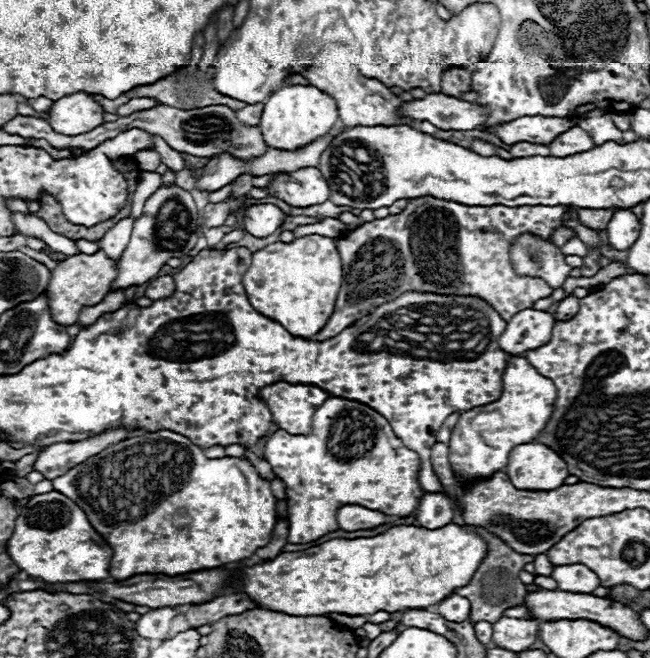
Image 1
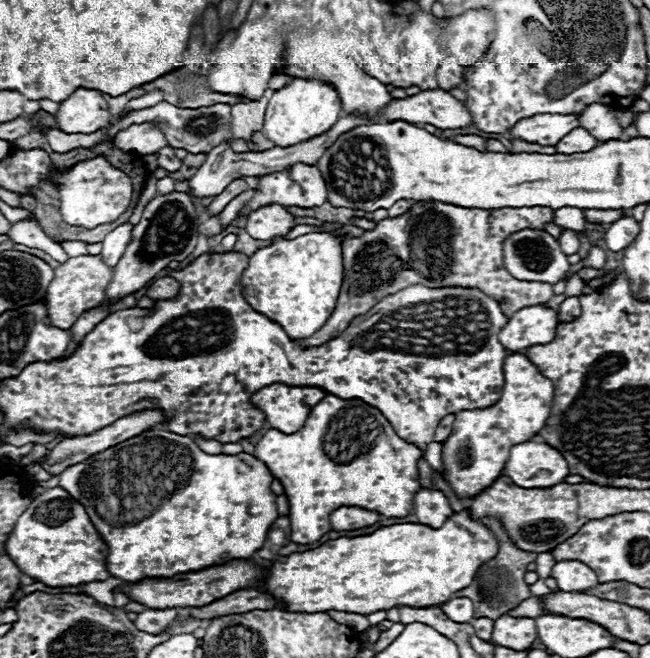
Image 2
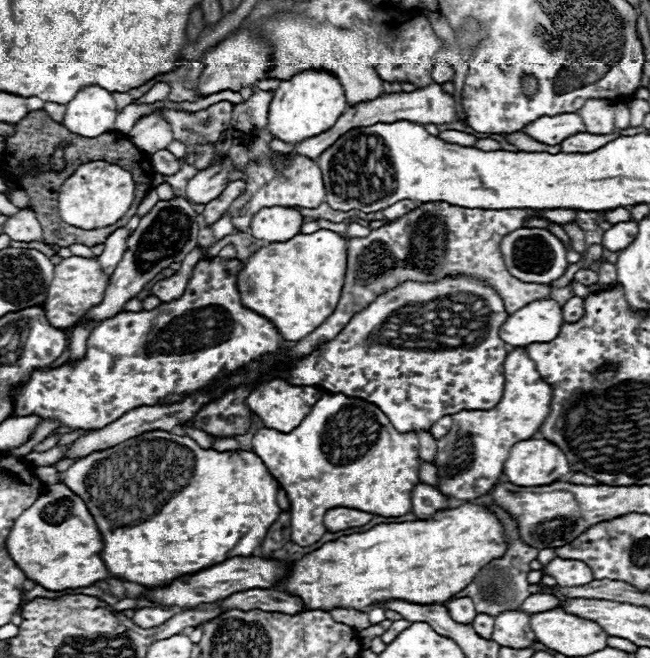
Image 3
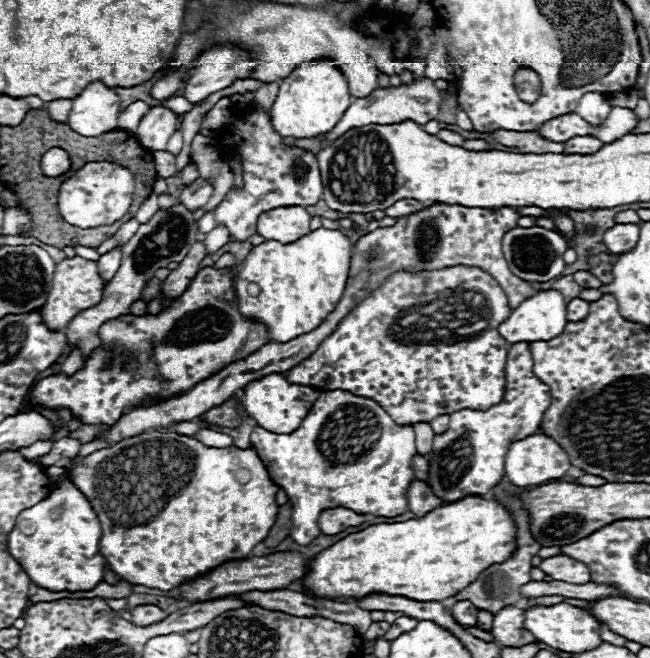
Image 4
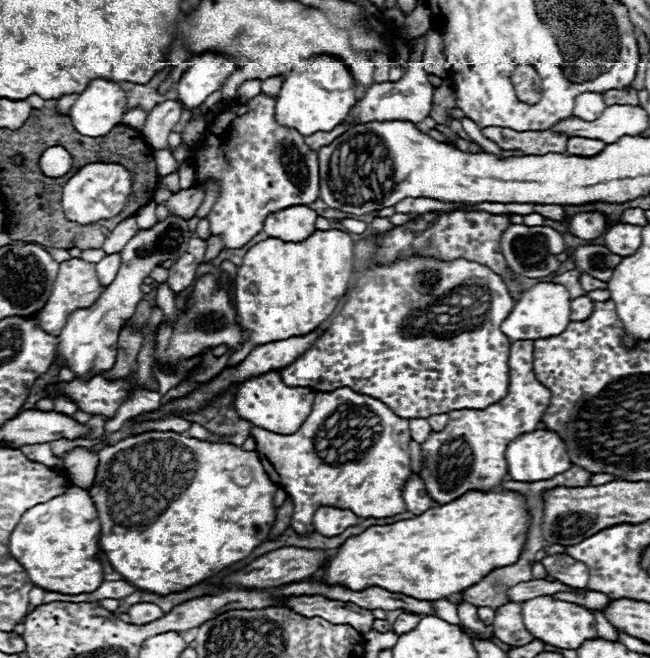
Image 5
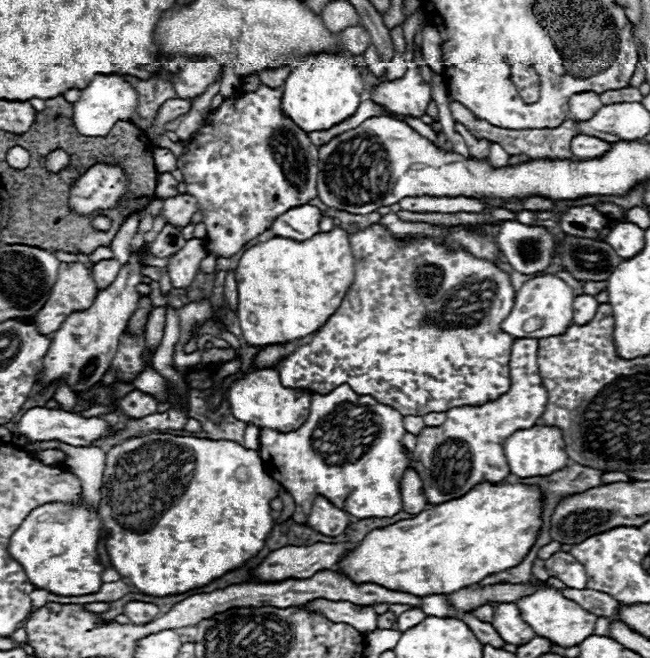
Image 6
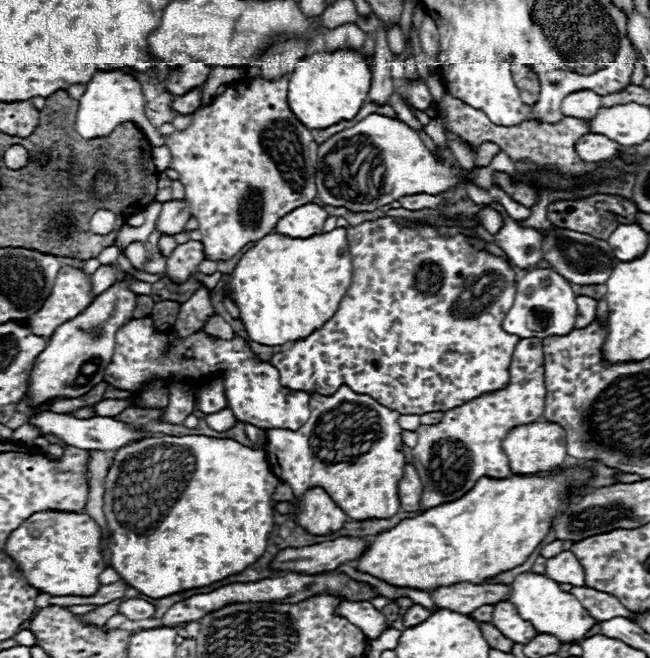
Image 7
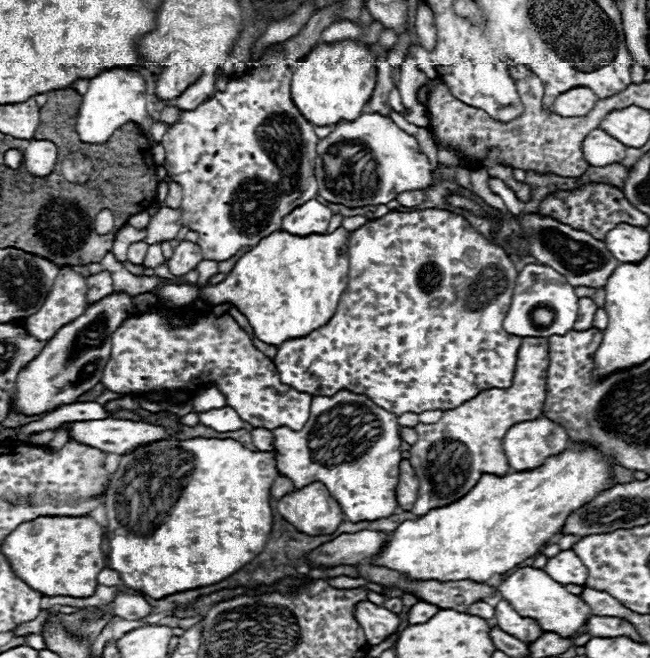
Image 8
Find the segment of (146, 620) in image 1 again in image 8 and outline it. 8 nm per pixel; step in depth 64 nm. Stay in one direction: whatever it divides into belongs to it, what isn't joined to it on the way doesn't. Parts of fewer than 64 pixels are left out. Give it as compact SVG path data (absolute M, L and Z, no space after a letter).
M124 592L116 594L116 598L110 602L110 608L114 616L120 616L124 620L138 620L152 612L152 606L142 596L124 594Z

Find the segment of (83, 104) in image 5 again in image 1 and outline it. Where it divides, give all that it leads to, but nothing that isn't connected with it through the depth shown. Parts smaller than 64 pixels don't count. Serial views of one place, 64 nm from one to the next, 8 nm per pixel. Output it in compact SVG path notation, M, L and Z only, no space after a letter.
M76 92L56 100L48 112L48 124L62 134L76 136L104 124L104 108L88 92Z

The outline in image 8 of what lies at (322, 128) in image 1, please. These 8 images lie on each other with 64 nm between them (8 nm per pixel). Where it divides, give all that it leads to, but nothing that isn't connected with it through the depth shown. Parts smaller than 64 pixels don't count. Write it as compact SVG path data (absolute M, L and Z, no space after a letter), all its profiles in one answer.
M342 40L316 46L304 60L294 64L292 100L296 108L316 126L330 126L340 120L356 120L376 88L376 56L360 40Z

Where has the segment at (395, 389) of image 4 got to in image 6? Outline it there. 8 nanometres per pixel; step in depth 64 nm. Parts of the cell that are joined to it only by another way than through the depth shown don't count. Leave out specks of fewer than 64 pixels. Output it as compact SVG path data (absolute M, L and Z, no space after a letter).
M382 224L358 228L348 238L354 256L354 282L334 316L314 334L314 340L300 344L278 362L284 386L332 392L340 384L348 384L354 392L370 394L402 416L484 404L510 388L508 364L514 338L500 328L516 296L508 272L466 250L450 250L432 236L400 240Z

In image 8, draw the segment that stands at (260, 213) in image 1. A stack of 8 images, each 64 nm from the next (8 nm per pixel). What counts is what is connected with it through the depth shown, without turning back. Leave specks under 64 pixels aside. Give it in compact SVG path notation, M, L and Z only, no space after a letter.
M308 200L306 204L294 208L282 220L282 230L296 234L296 236L326 234L332 216L334 216L334 212L328 206L320 204L318 200Z

